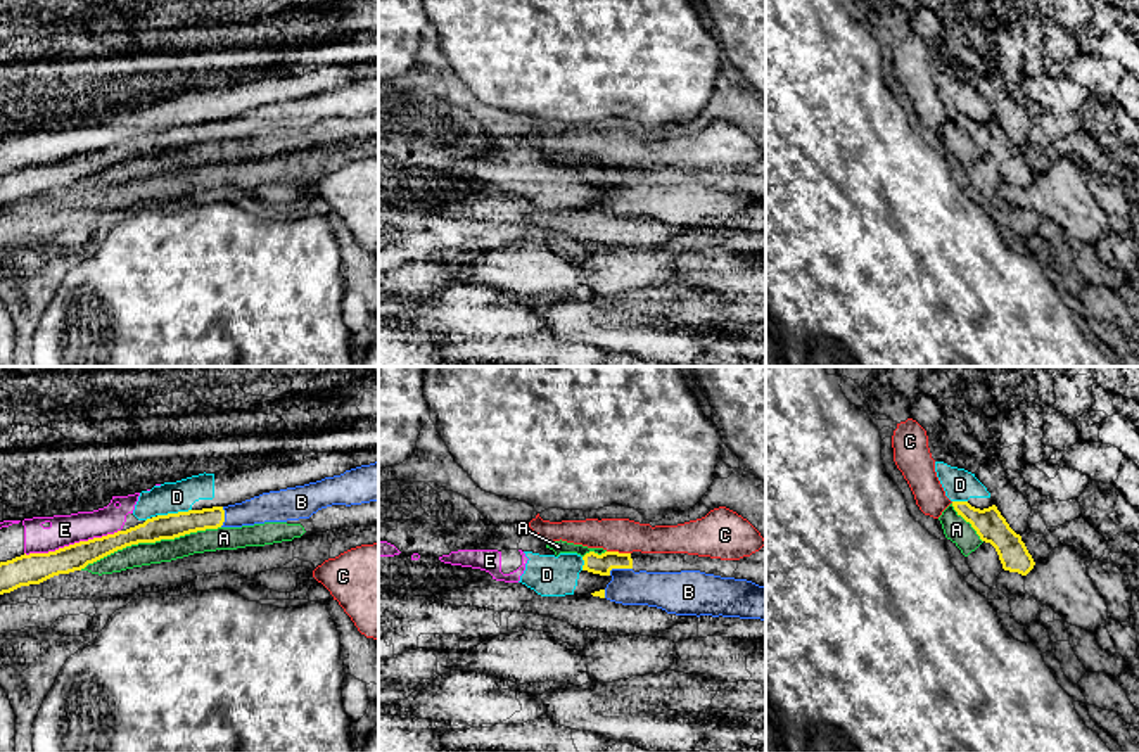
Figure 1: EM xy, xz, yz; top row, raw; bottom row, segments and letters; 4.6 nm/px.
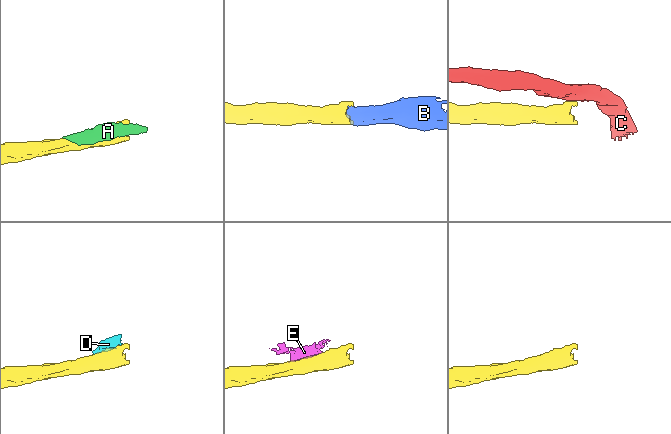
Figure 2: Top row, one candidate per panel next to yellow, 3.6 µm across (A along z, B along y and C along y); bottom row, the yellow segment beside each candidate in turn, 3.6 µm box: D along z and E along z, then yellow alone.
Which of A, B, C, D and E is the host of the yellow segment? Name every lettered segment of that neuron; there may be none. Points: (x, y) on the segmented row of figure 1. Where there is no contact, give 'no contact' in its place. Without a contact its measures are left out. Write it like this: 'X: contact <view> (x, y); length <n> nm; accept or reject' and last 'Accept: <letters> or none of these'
A: contact xy (149, 541); length 700 nm; reject
B: contact xz (619, 567); length 120 nm; accept
C: contact xz (617, 552); length 110 nm; reject
D: contact xy (173, 514); length 160 nm; reject
E: contact xy (71, 545); length 460 nm; reject
Accept: B

